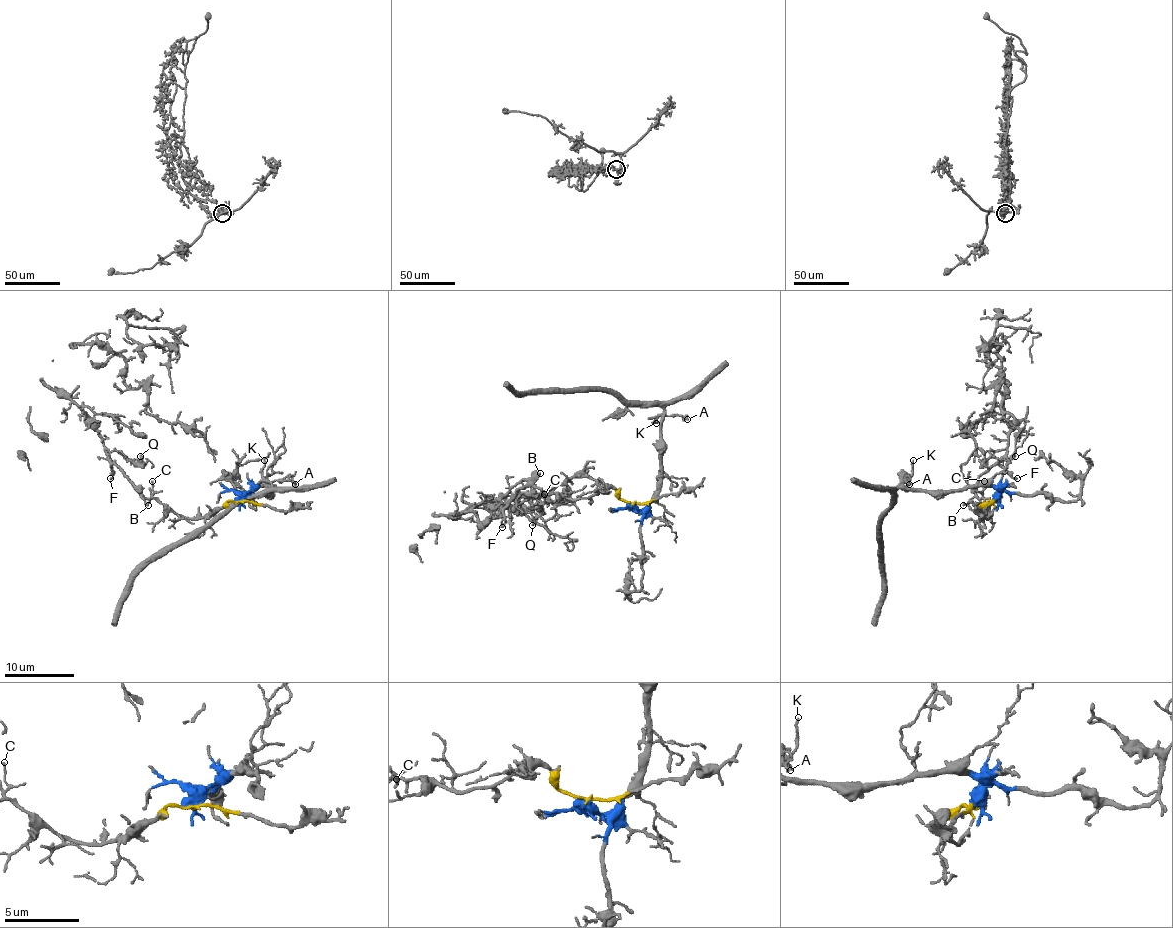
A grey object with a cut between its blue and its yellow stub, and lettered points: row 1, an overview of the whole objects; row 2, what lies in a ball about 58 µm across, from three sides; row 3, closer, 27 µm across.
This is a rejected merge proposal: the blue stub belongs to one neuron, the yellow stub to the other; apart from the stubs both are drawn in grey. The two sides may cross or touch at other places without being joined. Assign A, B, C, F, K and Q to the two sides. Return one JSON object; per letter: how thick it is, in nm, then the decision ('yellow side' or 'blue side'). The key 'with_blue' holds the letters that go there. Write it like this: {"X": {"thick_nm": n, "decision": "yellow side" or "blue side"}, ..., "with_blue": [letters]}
{"A": {"thick_nm": 120, "decision": "blue side"}, "B": {"thick_nm": 140, "decision": "yellow side"}, "C": {"thick_nm": 120, "decision": "yellow side"}, "F": {"thick_nm": 130, "decision": "yellow side"}, "K": {"thick_nm": 130, "decision": "blue side"}, "Q": {"thick_nm": 150, "decision": "yellow side"}, "with_blue": ["A", "K"]}

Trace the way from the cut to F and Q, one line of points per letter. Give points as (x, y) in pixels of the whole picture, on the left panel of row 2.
F: (240, 500), (226, 502), (202, 517), (185, 517), (153, 498), (146, 498), (114, 464), (110, 478)
Q: (240, 500), (202, 517), (185, 517), (141, 493), (107, 453), (140, 455)

